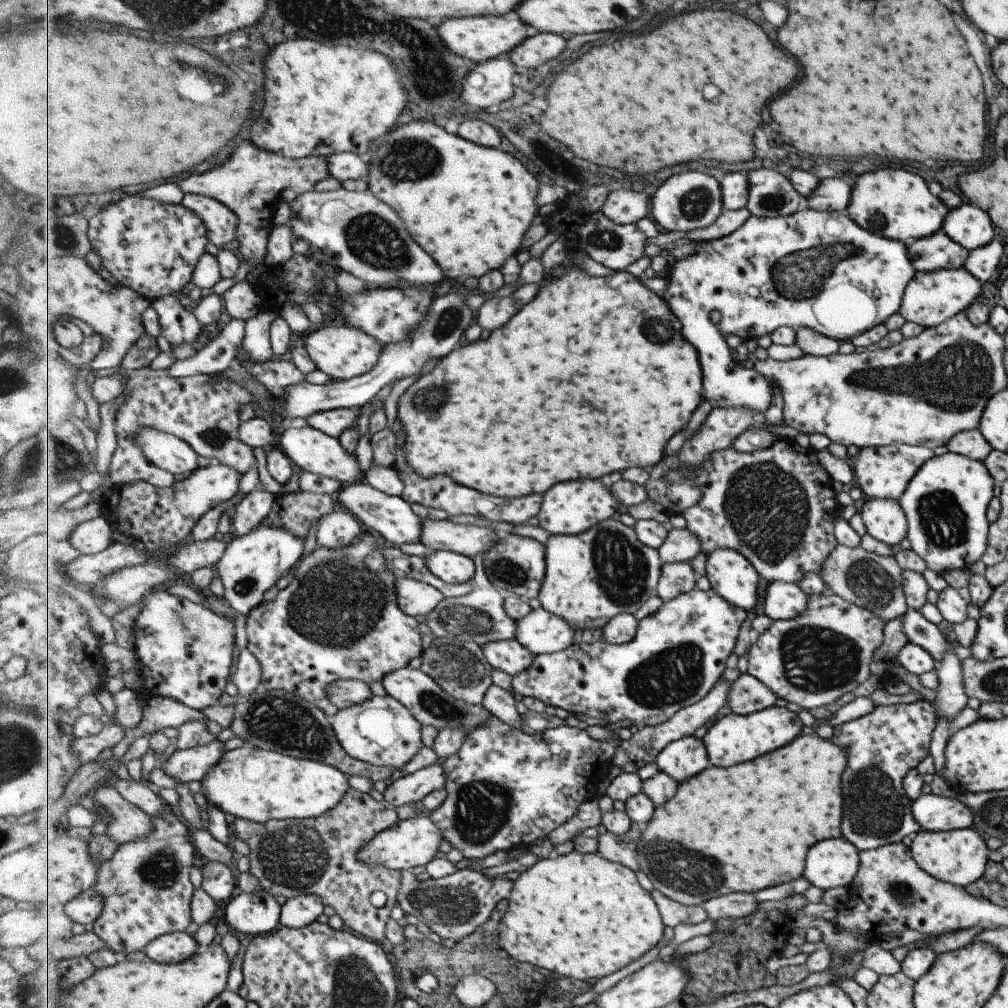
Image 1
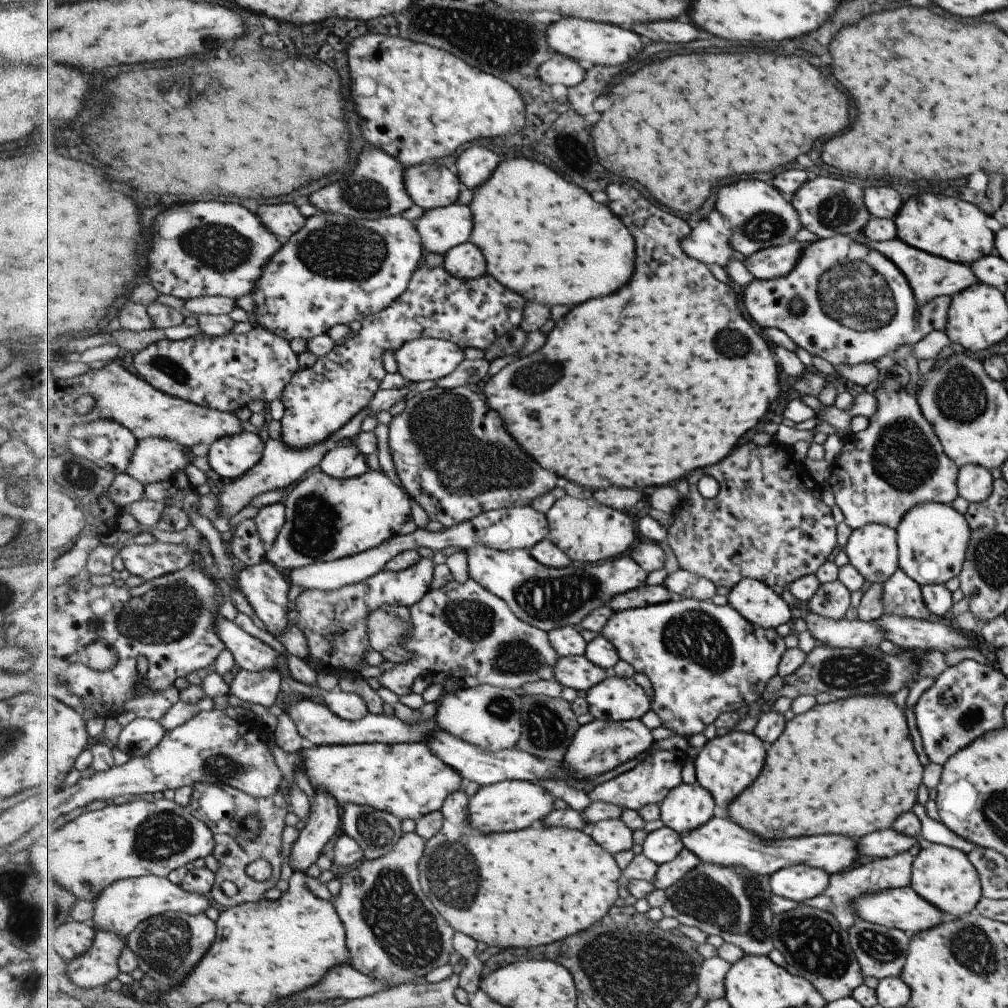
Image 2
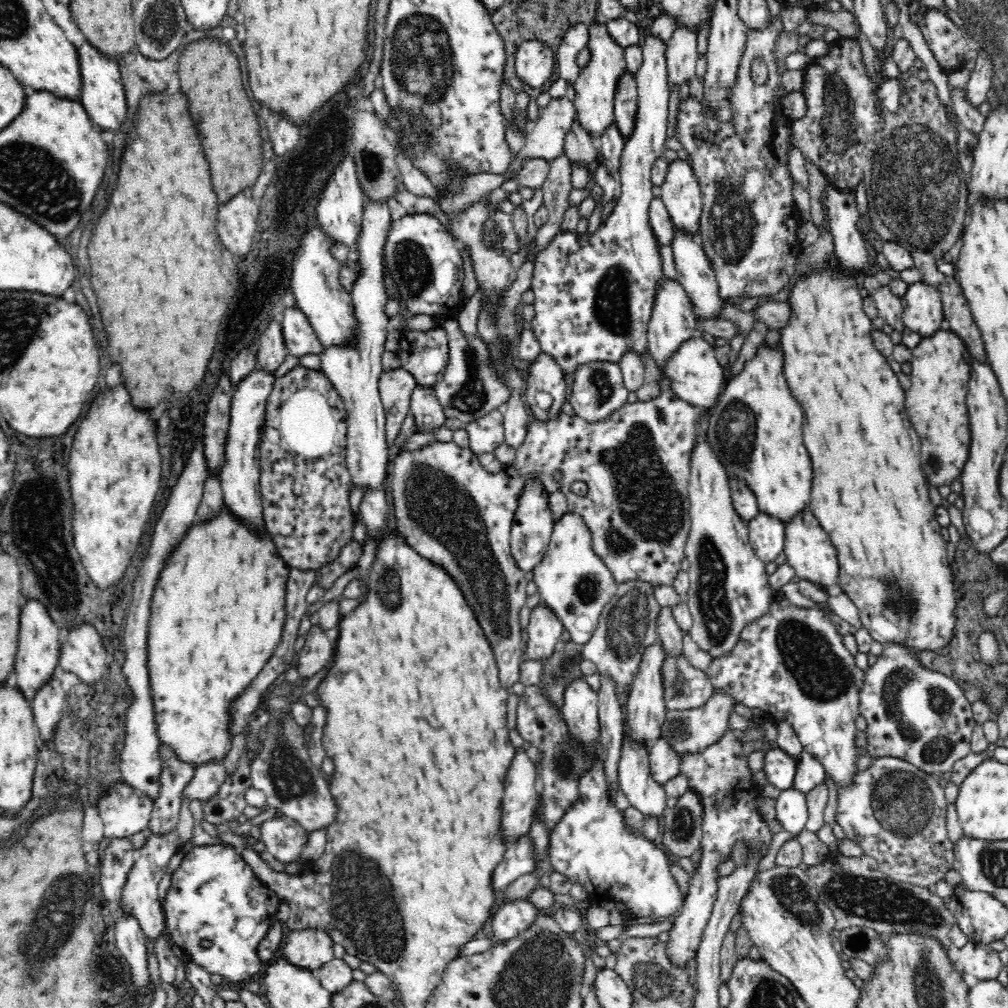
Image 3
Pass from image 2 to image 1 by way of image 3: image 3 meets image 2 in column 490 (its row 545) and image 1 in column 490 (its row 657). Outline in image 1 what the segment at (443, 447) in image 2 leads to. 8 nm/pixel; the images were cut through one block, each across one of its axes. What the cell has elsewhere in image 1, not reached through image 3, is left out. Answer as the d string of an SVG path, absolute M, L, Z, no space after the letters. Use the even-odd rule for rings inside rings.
M414 469L400 471L400 478L406 482L406 490L403 497L408 501L417 505L423 505L430 508L440 508L445 510L452 516L460 516L462 514L474 514L474 516L484 516L488 520L506 521L514 525L526 525L528 520L538 517L542 512L542 507L546 498L544 494L532 494L526 498L510 498L510 502L506 498L498 498L491 494L486 494L481 490L462 486L458 484L452 476L434 476L434 478L424 478L420 476Z

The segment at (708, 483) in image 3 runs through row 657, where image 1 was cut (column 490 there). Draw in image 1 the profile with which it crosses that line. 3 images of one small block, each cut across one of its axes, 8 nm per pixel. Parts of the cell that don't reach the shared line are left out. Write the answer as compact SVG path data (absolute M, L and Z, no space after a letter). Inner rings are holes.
M406 666L406 668L394 670L386 676L383 684L387 692L408 706L424 726L435 726L440 732L446 728L464 728L469 735L476 728L492 720L492 712L484 704L478 706L456 698L423 668Z

